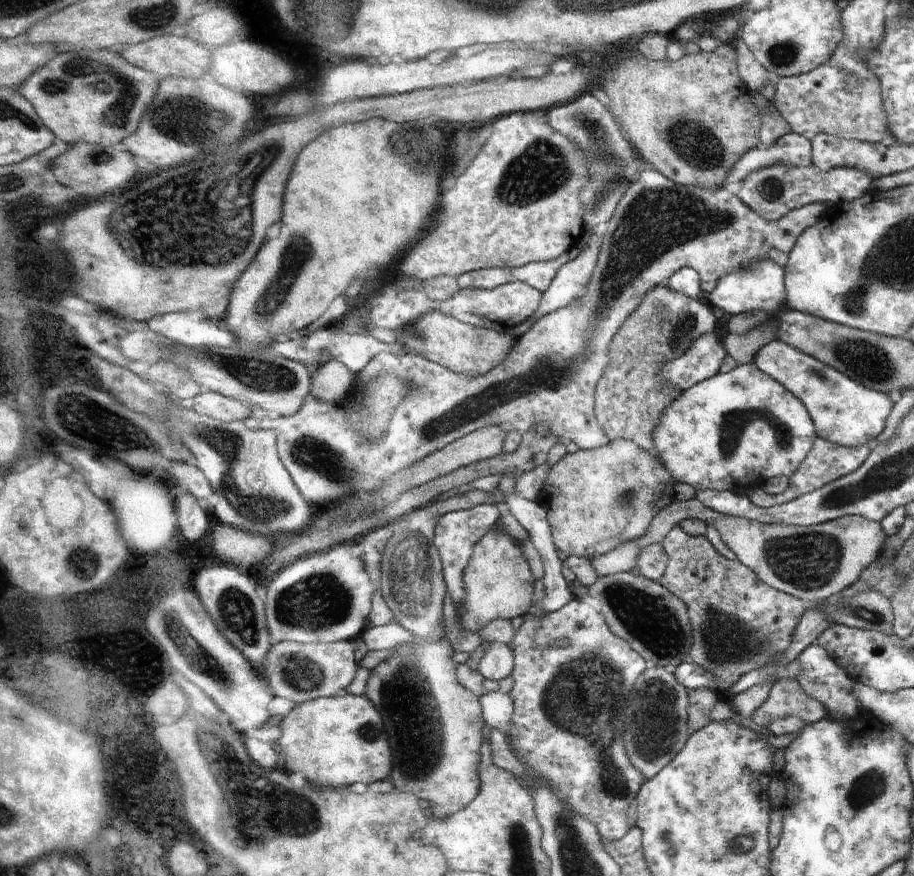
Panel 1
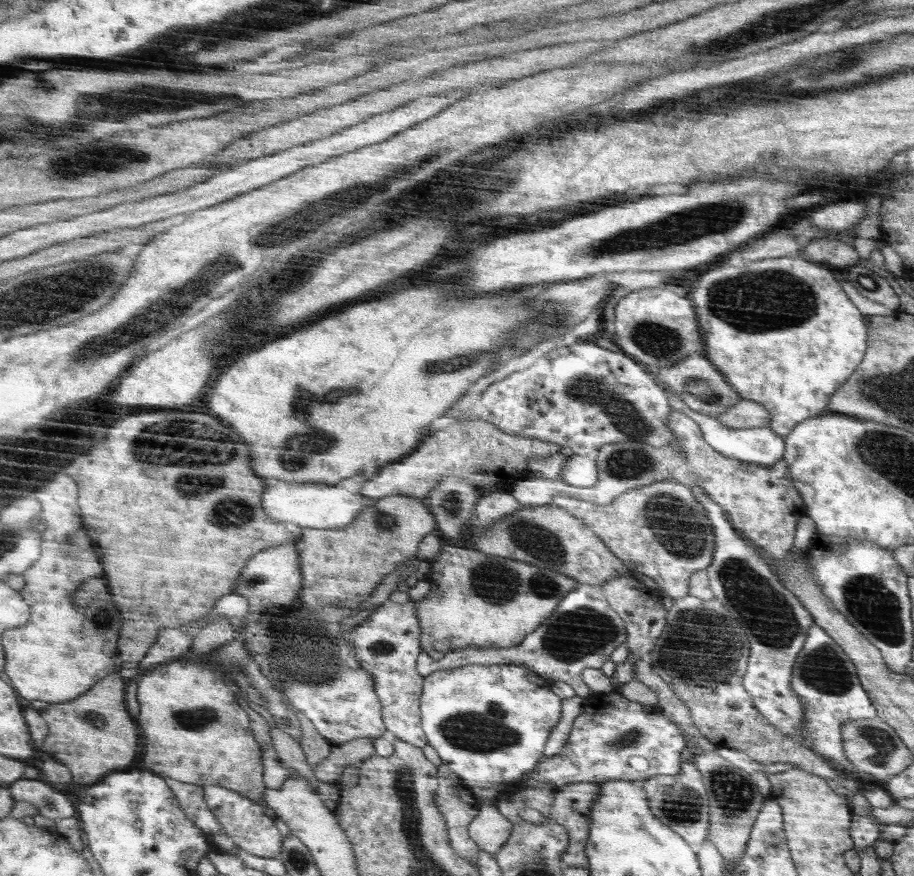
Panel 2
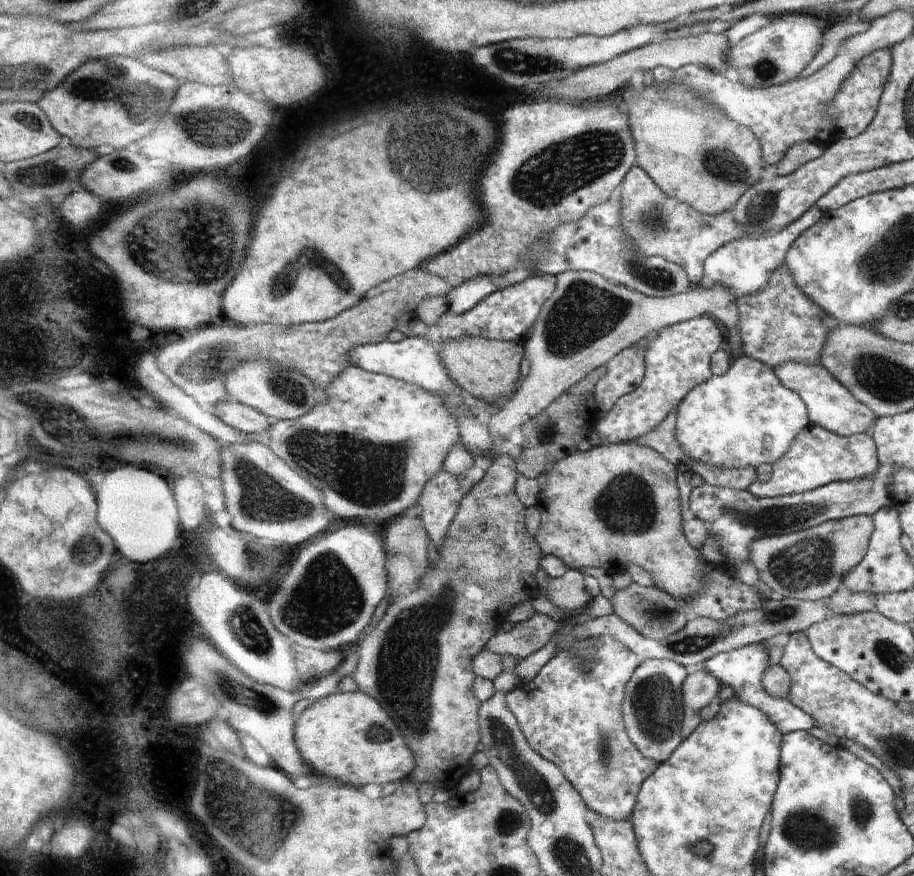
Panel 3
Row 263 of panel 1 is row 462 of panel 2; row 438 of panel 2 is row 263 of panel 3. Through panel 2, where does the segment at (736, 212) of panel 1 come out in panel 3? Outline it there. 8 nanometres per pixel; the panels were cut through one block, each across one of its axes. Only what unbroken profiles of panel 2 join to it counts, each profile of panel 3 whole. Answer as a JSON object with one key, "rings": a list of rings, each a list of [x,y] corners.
{"rings":[[[643,168],[630,170],[621,187],[618,202],[622,206],[625,230],[637,244],[637,250],[646,257],[662,257],[685,267],[696,286],[704,279],[705,262],[715,250],[744,237],[757,239],[766,236],[747,231],[747,226],[734,218],[732,209],[719,215],[707,215],[674,197],[670,198]]]}

